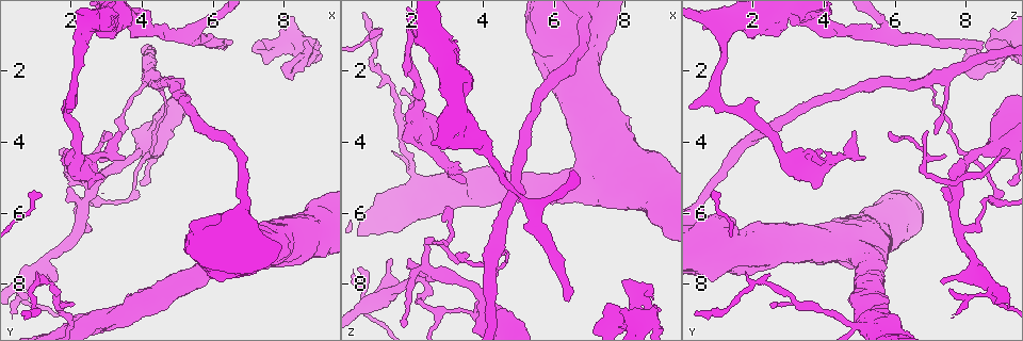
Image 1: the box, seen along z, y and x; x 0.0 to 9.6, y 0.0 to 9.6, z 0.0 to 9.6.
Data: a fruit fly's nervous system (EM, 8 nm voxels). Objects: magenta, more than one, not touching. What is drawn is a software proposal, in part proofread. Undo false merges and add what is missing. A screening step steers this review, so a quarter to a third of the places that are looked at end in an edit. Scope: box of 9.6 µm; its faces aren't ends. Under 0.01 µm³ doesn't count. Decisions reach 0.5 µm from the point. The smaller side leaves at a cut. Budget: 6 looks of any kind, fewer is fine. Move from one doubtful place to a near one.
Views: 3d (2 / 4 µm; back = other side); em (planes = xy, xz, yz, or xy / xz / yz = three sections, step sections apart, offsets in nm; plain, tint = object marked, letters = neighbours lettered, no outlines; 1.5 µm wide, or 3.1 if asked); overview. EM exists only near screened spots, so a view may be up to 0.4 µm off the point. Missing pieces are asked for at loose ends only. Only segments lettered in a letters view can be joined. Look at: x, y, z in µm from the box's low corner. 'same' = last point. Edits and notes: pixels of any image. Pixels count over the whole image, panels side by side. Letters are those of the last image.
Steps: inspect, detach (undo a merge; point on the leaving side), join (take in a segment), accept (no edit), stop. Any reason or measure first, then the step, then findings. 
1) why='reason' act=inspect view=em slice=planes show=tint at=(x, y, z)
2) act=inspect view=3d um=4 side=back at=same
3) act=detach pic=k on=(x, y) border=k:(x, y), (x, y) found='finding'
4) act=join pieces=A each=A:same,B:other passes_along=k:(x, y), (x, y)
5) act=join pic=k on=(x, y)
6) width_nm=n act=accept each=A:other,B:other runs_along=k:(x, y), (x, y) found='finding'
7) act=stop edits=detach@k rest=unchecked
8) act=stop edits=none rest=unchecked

why='an open end' act=inspect view=3d um=4 at=(8.60, 1.10, 8.25)

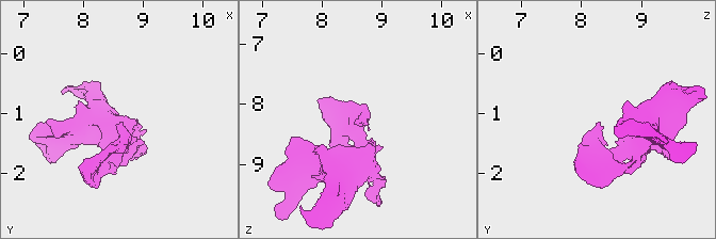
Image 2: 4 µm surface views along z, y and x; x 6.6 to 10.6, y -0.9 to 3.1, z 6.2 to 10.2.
act=inspect view=em slice=planes show=letters at=(8.65, 1.20, 8.30)

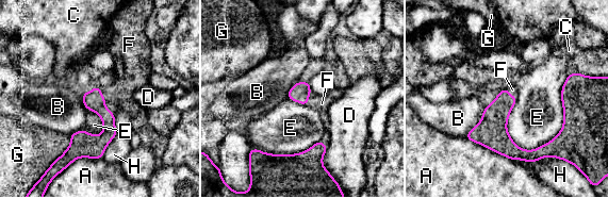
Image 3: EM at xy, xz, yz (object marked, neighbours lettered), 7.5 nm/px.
act=join pieces=F each=A:other,B:other,C:other,D:other,E:other,F:same,G:other,H:other found='it goes on there'

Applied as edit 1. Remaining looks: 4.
why='long arm stops here' act=inspect view=em slice=planes show=plain at=(6.35, 1.35, 8.50)

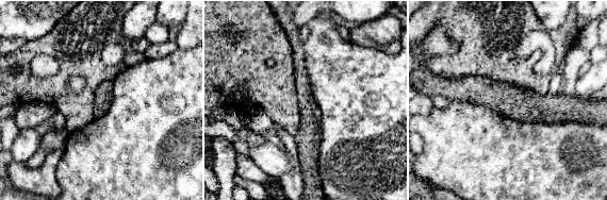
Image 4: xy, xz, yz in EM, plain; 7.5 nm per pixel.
why='with the object marked' act=inspect view=em slice=planes show=tint at=same

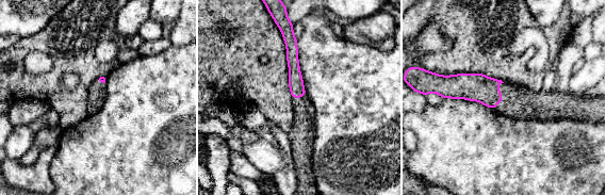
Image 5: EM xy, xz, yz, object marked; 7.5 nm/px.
why='what lies round it' act=inspect view=em slice=planes show=letters at=same

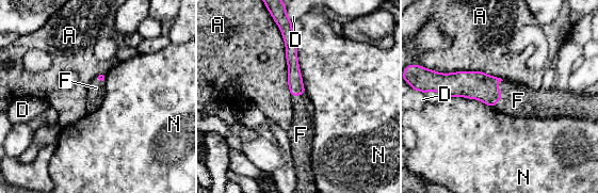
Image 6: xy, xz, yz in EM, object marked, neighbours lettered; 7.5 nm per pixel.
act=join pieces=F each=A:other,D:other,F:same,N:other passes_along=6:(478, 85), (500, 92), (518, 100) found='the neuron continues'

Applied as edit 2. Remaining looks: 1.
act=stop edits=join@3,join@6 rest=unchecked

